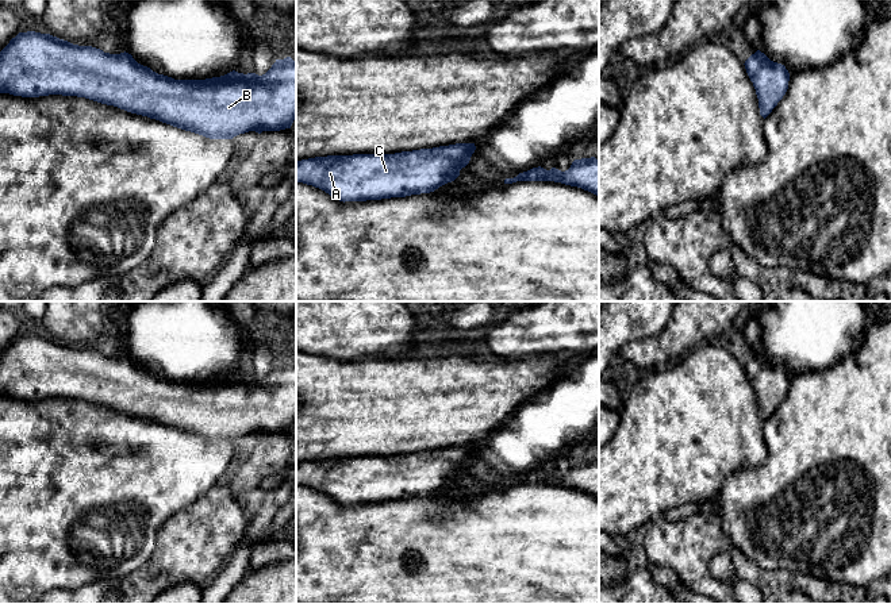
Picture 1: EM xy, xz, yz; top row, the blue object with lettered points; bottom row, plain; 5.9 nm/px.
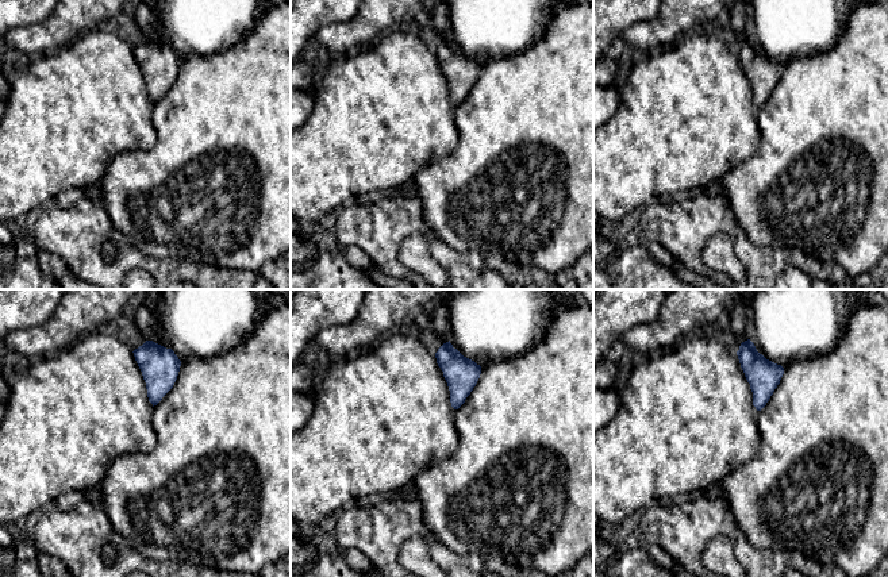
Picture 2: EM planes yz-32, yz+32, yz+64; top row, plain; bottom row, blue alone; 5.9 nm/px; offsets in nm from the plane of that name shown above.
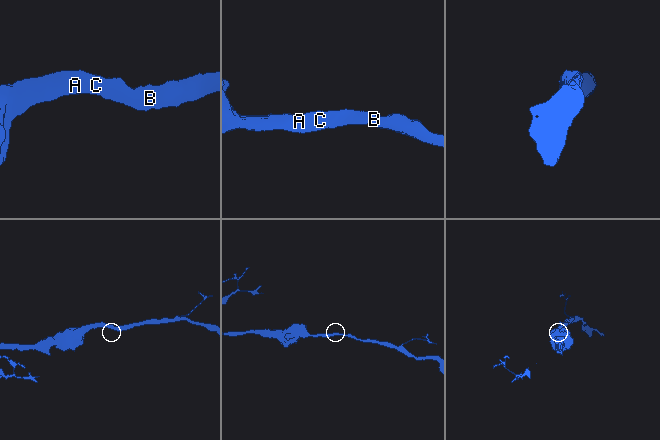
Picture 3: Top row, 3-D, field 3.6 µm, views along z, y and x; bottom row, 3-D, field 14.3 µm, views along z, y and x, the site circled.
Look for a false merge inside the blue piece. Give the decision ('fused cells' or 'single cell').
single cell

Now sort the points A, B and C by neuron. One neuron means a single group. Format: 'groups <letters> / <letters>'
groups A B C

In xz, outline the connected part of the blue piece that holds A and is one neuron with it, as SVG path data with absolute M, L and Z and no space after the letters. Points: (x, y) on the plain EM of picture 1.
M456 446L395 457L327 458L296 463L296 485L319 490L339 504L366 504L430 496L454 484L465 470L475 446Z

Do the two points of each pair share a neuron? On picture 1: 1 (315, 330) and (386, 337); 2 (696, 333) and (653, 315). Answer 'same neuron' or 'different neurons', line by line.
1: same neuron
2: different neurons

